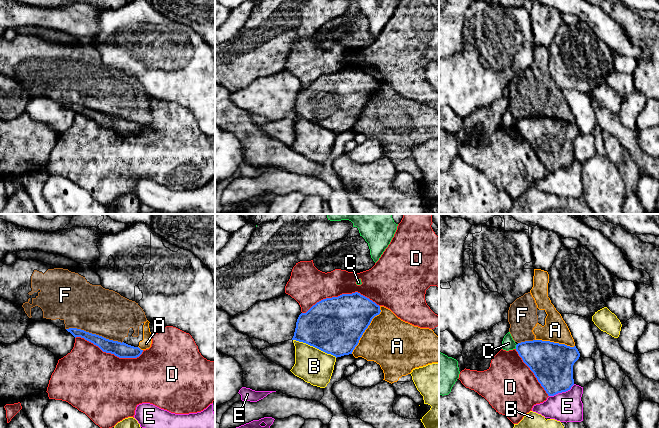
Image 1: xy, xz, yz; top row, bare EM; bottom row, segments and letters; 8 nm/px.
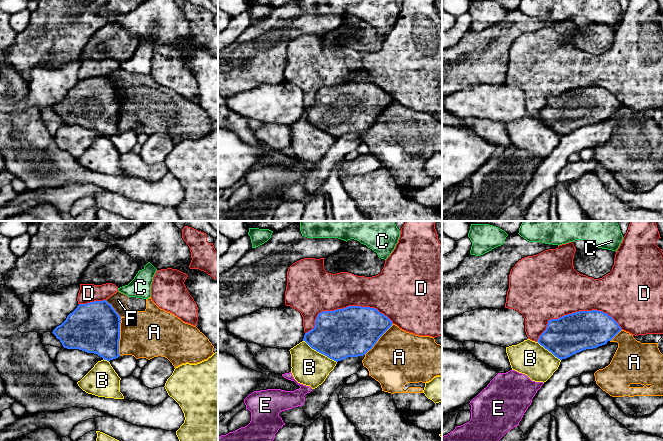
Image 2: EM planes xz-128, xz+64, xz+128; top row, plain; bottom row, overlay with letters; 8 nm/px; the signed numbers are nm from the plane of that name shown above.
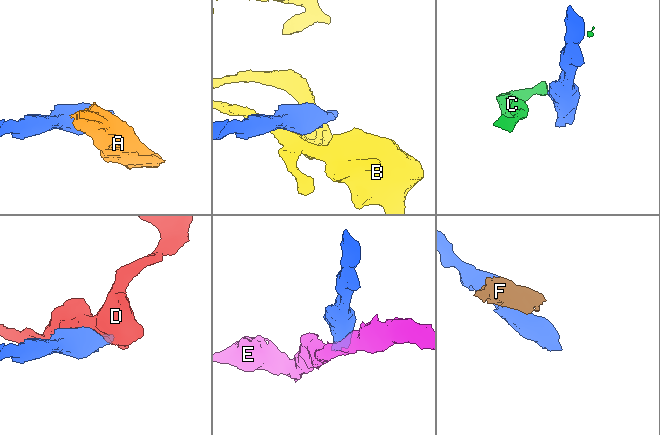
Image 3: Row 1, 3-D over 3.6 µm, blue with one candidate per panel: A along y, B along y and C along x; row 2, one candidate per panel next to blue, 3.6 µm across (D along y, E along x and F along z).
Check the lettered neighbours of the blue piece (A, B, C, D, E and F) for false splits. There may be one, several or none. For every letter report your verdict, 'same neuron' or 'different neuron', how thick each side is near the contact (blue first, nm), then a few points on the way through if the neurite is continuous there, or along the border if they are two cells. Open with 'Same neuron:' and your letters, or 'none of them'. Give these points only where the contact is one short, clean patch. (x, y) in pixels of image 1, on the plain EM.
Same neuron: none of them
A: different neuron; 460 nm thick on the blue side, 400 nm on the other
B: different neuron; 460 nm thick on the blue side, 280 nm on the other; border along xz (293, 115), (305, 118), (336, 133)
C: different neuron; 280 nm thick on the blue side, 100 nm on the other
D: different neuron; 460 nm thick on the blue side, 280 nm on the other
E: different neuron; 340 nm thick on the blue side, 240 nm on the other
F: different neuron; 120 nm thick on the blue side, 380 nm on the other

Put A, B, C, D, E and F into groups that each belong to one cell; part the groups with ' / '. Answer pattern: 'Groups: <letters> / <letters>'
Groups: A F / B / C / D / E

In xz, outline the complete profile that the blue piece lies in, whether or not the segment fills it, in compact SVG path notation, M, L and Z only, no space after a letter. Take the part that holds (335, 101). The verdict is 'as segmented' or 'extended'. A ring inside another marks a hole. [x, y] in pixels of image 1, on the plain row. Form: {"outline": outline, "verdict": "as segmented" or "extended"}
{"outline": "M358 68L326 74L299 91L292 116L306 119L336 134L349 131L358 121L372 95L380 88L379 81Z", "verdict": "as segmented"}

